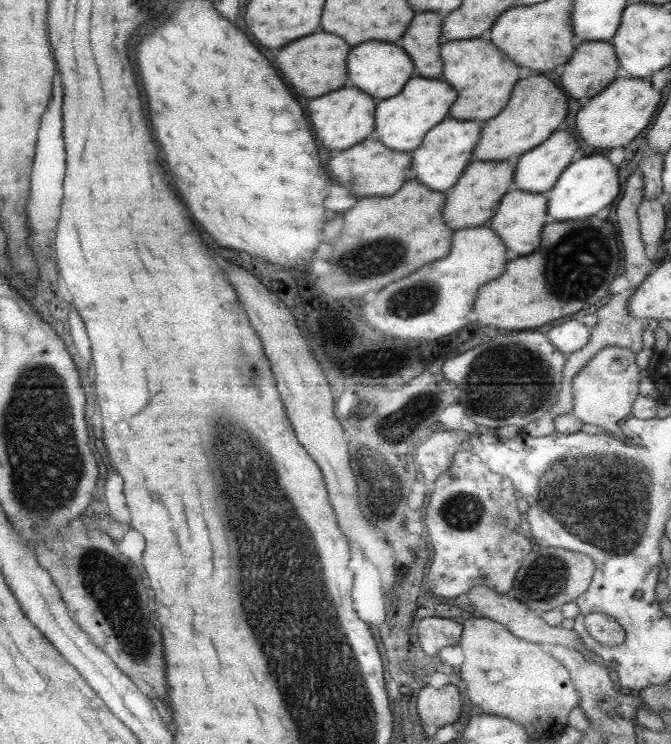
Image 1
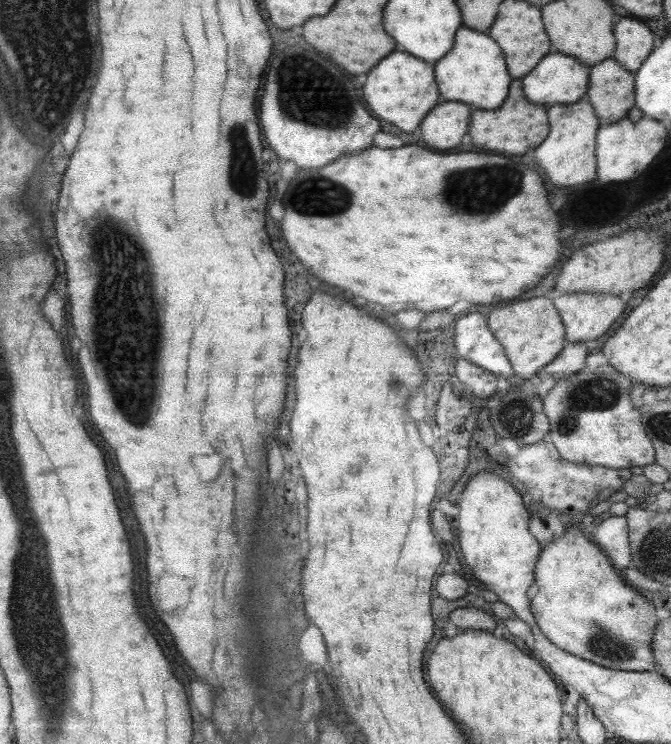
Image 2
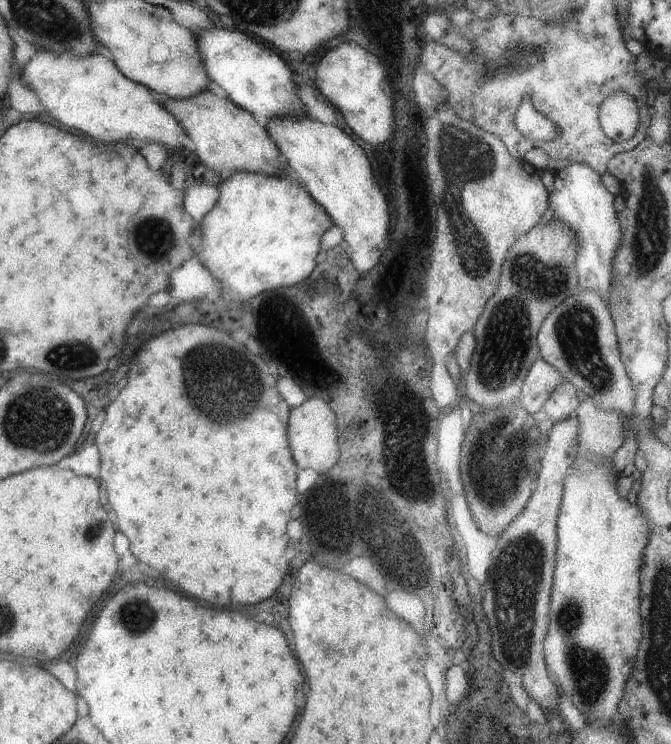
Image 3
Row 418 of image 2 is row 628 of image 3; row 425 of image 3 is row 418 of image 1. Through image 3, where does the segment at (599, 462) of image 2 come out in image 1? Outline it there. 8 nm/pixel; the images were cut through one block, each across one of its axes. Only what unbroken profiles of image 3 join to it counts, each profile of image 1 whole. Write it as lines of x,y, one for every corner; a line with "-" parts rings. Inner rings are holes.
603,346
571,378
571,389
573,389
571,413
582,423
595,424
613,437
619,434
621,427
617,422
631,412
633,401
638,395
639,370
635,364
634,352
620,346

